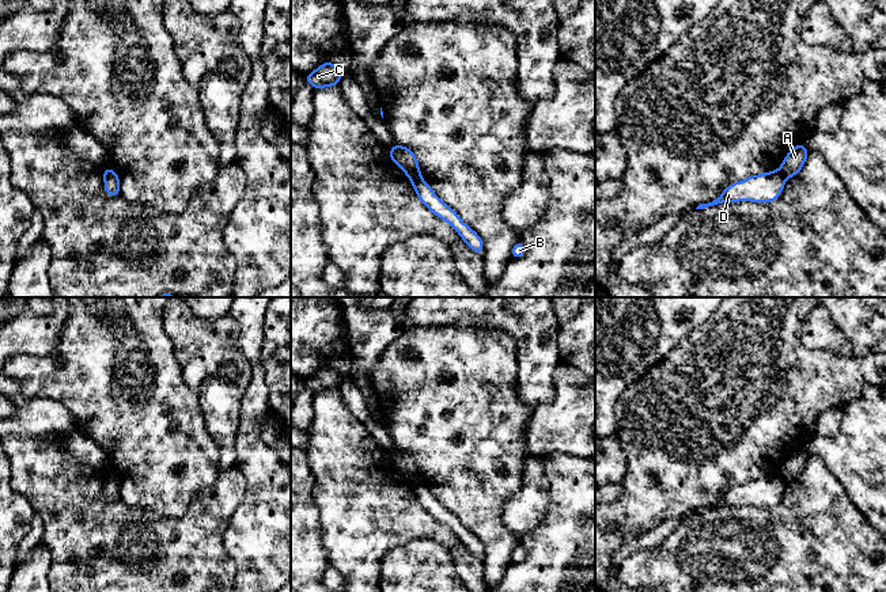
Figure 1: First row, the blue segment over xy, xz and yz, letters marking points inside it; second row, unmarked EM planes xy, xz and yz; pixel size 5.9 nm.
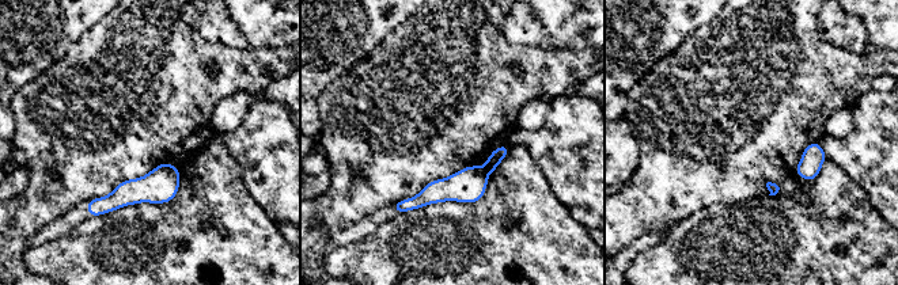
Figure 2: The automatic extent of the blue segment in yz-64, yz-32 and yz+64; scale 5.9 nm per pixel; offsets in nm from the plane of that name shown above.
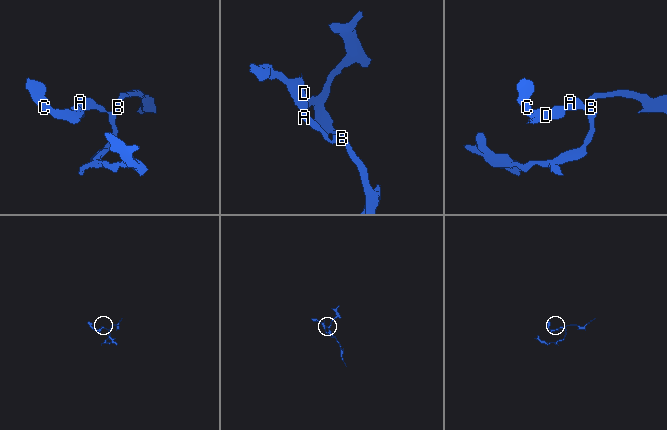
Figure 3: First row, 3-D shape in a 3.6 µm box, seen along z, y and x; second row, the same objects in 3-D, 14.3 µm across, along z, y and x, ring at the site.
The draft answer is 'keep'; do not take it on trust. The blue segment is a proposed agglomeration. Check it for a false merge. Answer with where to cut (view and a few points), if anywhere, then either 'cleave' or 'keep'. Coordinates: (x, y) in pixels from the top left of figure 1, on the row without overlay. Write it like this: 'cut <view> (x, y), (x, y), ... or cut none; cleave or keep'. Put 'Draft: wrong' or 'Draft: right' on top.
Draft: wrong
cut xz (420, 481), (411, 485); cleave

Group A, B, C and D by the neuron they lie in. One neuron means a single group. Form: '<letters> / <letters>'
A B / C D

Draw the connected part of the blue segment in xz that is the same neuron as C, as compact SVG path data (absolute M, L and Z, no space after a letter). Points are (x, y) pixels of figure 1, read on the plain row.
M326 364L317 373L303 382L314 394L318 394L338 390L342 376L337 369Z

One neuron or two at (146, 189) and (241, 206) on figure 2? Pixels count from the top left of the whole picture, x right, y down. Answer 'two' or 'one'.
two

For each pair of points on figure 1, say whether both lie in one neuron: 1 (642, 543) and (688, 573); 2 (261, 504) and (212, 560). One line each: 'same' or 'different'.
1: different
2: different

